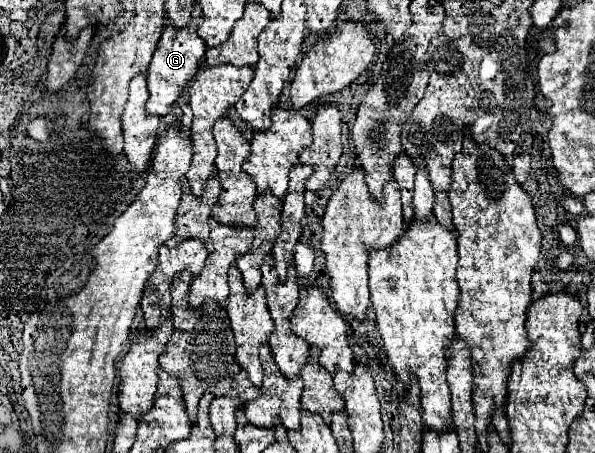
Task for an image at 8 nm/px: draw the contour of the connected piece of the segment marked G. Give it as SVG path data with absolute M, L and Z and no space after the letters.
M191 19L185 27L177 27L169 21L163 21L163 31L157 43L157 49L153 53L149 71L147 71L147 85L149 85L149 101L145 105L147 113L151 115L167 115L171 111L171 105L177 103L181 91L189 85L191 77L197 71L199 61L205 57L207 45L205 41L197 35L197 21Z

